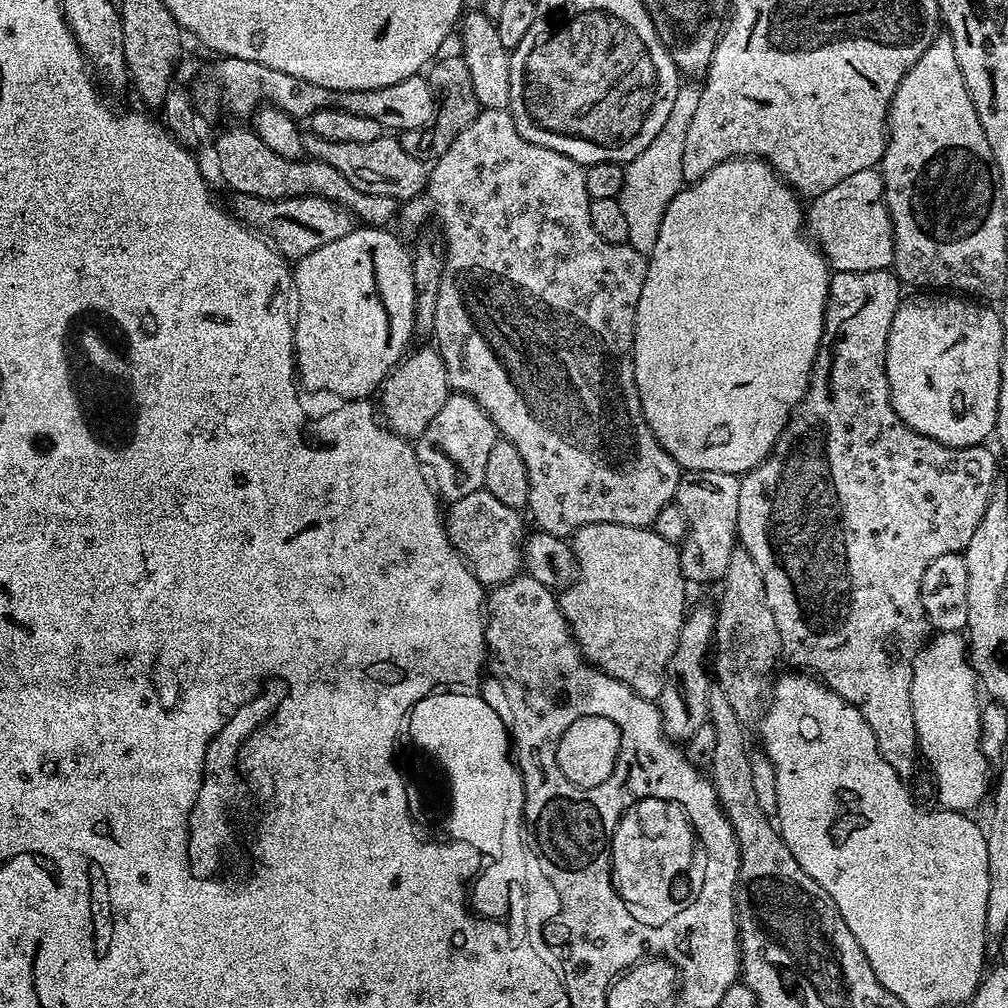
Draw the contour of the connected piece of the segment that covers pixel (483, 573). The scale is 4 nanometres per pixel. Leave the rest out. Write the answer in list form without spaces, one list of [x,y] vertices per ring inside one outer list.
[[[485,488],[466,494],[466,498],[451,501],[446,508],[446,527],[454,550],[471,568],[481,584],[505,584],[522,568],[522,545],[526,535],[524,520],[519,511],[494,498]]]

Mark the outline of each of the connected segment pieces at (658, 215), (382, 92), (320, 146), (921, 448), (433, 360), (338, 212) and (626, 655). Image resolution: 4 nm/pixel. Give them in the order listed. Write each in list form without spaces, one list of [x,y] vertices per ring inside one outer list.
[[[681,86],[678,98],[674,98],[674,106],[666,123],[658,135],[638,154],[638,158],[628,161],[624,169],[624,181],[619,194],[622,215],[626,217],[628,227],[628,244],[634,250],[650,254],[658,242],[658,230],[662,230],[662,214],[666,214],[666,206],[685,187],[682,174],[682,149],[686,146],[686,130],[690,130],[690,121],[694,119],[694,110],[698,110],[700,88]]]
[[[225,56],[215,62],[217,64],[210,65],[190,84],[192,102],[201,115],[207,118],[219,114],[220,103],[224,103],[234,115],[248,118],[261,102],[280,108],[293,118],[307,118],[323,108],[346,110],[350,114],[362,114],[362,118],[374,118],[374,122],[378,122],[385,130],[395,130],[400,134],[425,126],[433,118],[434,89],[420,74],[394,82],[394,86],[340,92],[336,88],[314,86],[314,82],[306,82],[306,78],[294,78],[288,72],[270,70],[270,66],[246,62],[242,58]]]
[[[305,131],[302,146],[309,157],[326,162],[346,174],[348,181],[357,190],[362,190],[362,194],[386,194],[386,198],[407,202],[421,195],[428,184],[429,165],[408,154],[392,134],[374,138],[374,142],[330,142],[330,138],[320,138]]]
[[[892,270],[831,273],[828,281],[828,305],[824,311],[824,329],[808,389],[796,411],[788,419],[788,425],[782,430],[772,453],[760,463],[759,468],[752,468],[740,476],[736,534],[739,545],[749,552],[762,574],[766,600],[774,614],[774,622],[777,623],[781,649],[786,656],[788,652],[797,669],[807,670],[827,684],[831,692],[837,692],[859,710],[862,718],[866,718],[870,730],[874,730],[874,738],[878,742],[882,758],[890,762],[892,769],[901,778],[908,778],[916,768],[916,758],[918,760],[918,741],[912,709],[912,663],[924,649],[930,636],[926,610],[922,610],[922,574],[926,574],[926,566],[930,566],[934,558],[942,558],[942,554],[963,553],[974,530],[978,530],[978,522],[982,522],[982,514],[986,514],[986,502],[998,479],[998,456],[984,444],[947,448],[942,442],[926,438],[906,426],[906,422],[902,422],[902,418],[898,418],[898,414],[892,409],[890,386],[886,378],[886,346],[894,314],[902,303],[900,291],[902,285]]]
[[[435,347],[420,348],[413,356],[405,355],[380,385],[378,412],[391,432],[405,438],[419,438],[422,430],[434,422],[438,410],[442,410],[449,395],[450,385],[444,359]]]
[[[237,192],[229,197],[226,204],[232,215],[263,236],[289,262],[301,260],[306,254],[326,246],[326,242],[350,234],[354,227],[353,213],[325,196],[284,196],[281,200],[263,200],[254,194]]]
[[[602,522],[582,526],[570,537],[578,569],[575,580],[559,593],[560,609],[568,623],[571,639],[589,664],[621,680],[642,698],[659,701],[670,654],[678,646],[678,634],[686,615],[686,581],[680,565],[679,547],[662,538],[651,527],[635,528]]]

